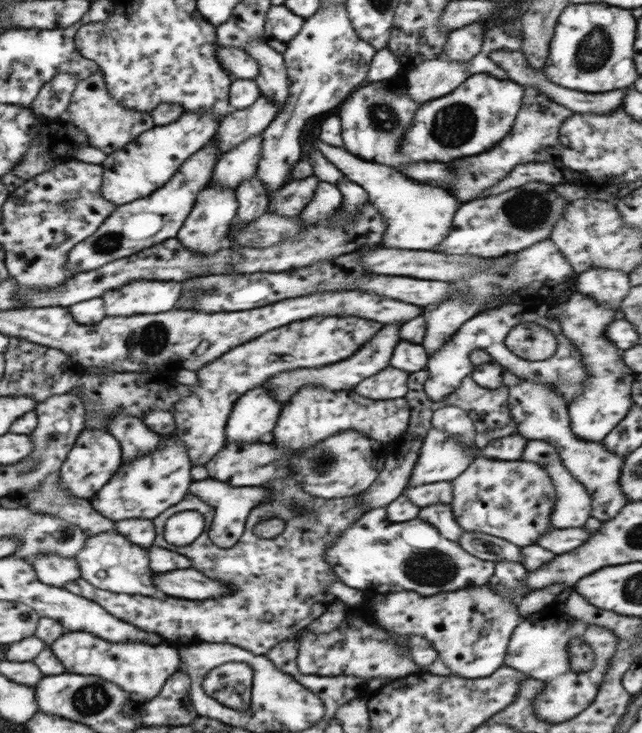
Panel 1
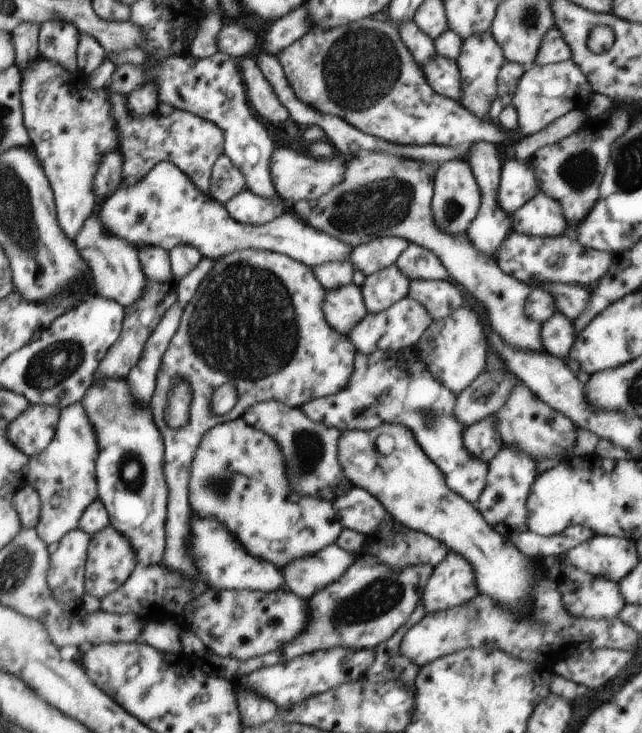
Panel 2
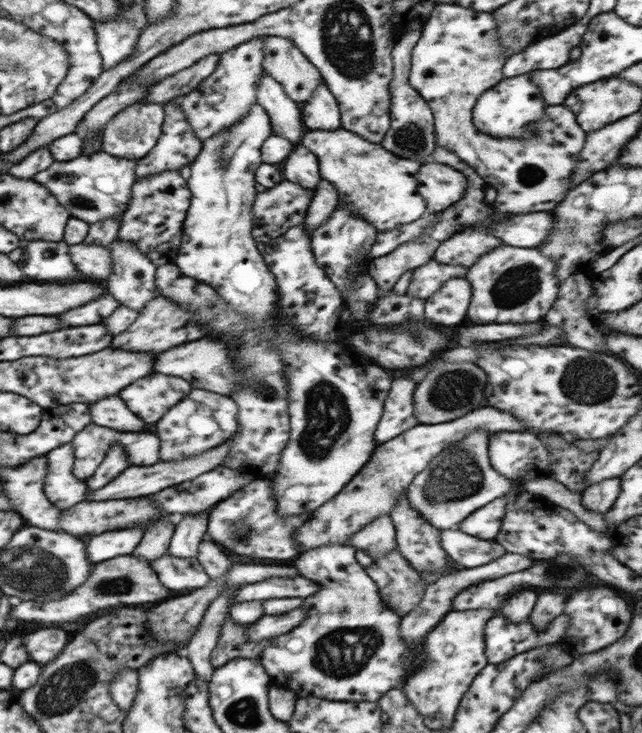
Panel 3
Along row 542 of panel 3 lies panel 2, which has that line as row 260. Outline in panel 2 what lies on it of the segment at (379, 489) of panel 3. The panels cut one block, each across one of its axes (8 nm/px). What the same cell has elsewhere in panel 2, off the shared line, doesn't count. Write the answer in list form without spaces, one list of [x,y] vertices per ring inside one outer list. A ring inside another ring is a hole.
[[[158,164],[142,184],[134,188],[118,188],[102,206],[100,220],[112,234],[138,246],[162,246],[170,250],[178,244],[193,246],[203,257],[220,258],[242,249],[274,251],[292,256],[310,268],[332,261],[345,261],[354,248],[332,235],[312,228],[301,218],[286,212],[270,222],[246,226],[234,220],[216,200],[206,196],[194,182],[174,164]]]

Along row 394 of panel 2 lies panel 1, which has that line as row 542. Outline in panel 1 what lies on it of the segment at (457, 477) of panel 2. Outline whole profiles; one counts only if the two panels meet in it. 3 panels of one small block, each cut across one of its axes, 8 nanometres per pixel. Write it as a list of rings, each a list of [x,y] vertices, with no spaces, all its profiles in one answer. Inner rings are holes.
[[[384,508],[370,509],[360,516],[356,524],[352,524],[346,532],[338,534],[338,540],[332,544],[332,550],[328,548],[326,560],[330,560],[330,566],[334,566],[336,576],[350,588],[366,590],[374,588],[376,592],[402,592],[402,590],[414,590],[420,596],[432,596],[440,592],[452,592],[462,588],[482,586],[492,581],[494,563],[488,560],[480,560],[472,556],[457,542],[442,537],[436,528],[427,524],[425,520],[414,519],[400,524],[386,518]]]

